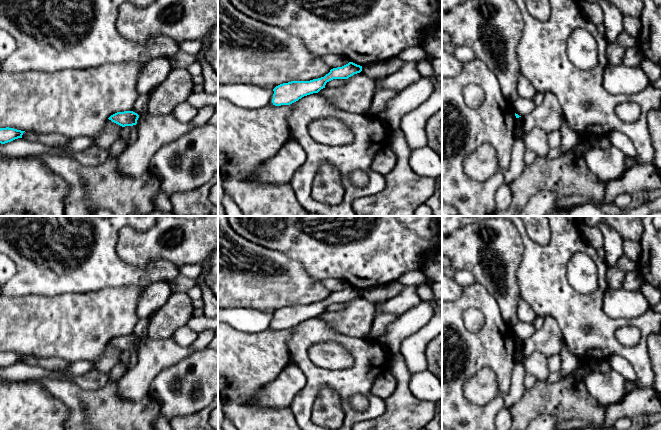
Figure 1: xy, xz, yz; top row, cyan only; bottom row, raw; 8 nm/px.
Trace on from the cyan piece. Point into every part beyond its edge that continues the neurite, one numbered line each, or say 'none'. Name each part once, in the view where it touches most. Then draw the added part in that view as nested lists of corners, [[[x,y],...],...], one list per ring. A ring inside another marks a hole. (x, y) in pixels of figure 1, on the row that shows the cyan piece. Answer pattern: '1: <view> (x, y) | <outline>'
none

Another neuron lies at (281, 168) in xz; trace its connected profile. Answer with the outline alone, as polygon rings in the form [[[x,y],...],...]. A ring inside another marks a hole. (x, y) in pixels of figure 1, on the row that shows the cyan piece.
[[[289,140],[273,157],[256,169],[252,178],[262,183],[291,183],[296,171],[305,161],[304,149],[297,142]]]

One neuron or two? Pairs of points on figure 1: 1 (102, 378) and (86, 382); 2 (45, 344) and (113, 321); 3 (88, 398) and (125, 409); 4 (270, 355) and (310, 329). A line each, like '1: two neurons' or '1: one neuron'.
1: one neuron
2: one neuron
3: one neuron
4: two neurons

